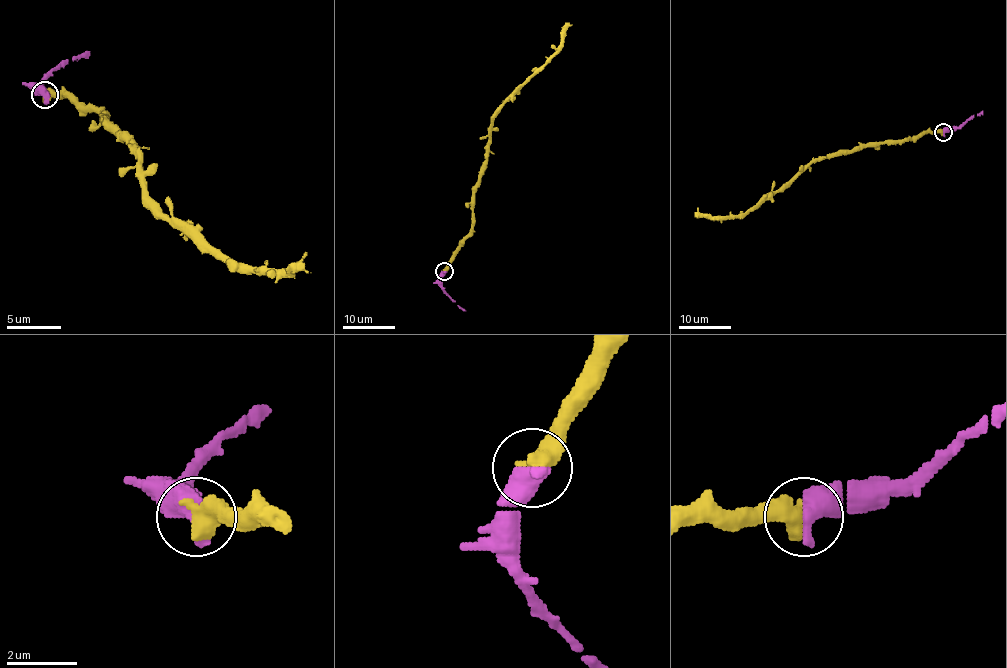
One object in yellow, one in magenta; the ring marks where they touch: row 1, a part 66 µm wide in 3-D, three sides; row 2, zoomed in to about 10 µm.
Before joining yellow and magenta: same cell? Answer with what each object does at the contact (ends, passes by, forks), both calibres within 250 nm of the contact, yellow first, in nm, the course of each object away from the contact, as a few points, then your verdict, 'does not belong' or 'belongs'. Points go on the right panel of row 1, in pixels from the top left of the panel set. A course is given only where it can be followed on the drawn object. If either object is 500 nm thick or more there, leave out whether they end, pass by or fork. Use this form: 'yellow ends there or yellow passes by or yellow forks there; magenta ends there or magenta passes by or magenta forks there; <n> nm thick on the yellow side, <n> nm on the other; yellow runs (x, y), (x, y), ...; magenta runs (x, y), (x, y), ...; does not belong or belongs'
600 nm thick on the yellow side, 650 nm on the other; yellow runs (942, 132), (923, 132), (899, 143), (860, 145), (831, 157), (814, 158), (743, 213), (696, 217); magenta runs (944, 132), (961, 127), (983, 111); belongs

